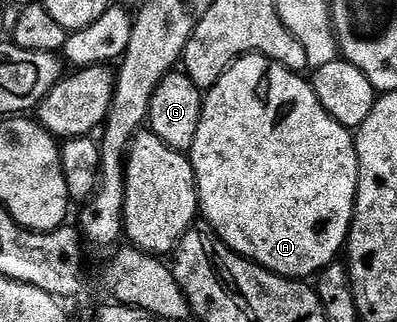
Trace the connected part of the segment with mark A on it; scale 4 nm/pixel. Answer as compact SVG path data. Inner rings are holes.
M249 53L246 57L240 57L232 67L225 72L219 79L219 83L215 83L204 94L203 104L201 107L201 122L197 128L195 135L195 143L191 150L191 160L193 163L193 174L197 180L197 199L199 202L200 212L203 217L206 217L208 228L216 233L221 241L228 249L233 249L246 261L253 261L256 265L260 265L262 269L270 269L273 273L277 273L280 277L287 277L290 279L309 279L309 276L320 274L321 270L326 269L328 265L334 264L338 260L337 257L342 256L343 250L346 248L349 240L349 228L353 225L353 209L357 206L357 180L359 179L359 163L357 162L357 143L354 134L350 130L343 128L339 122L336 121L329 112L323 107L323 103L319 103L319 99L315 95L312 84L302 74L293 73L290 69L284 69L278 61L272 61L270 57L264 57L262 53Z

